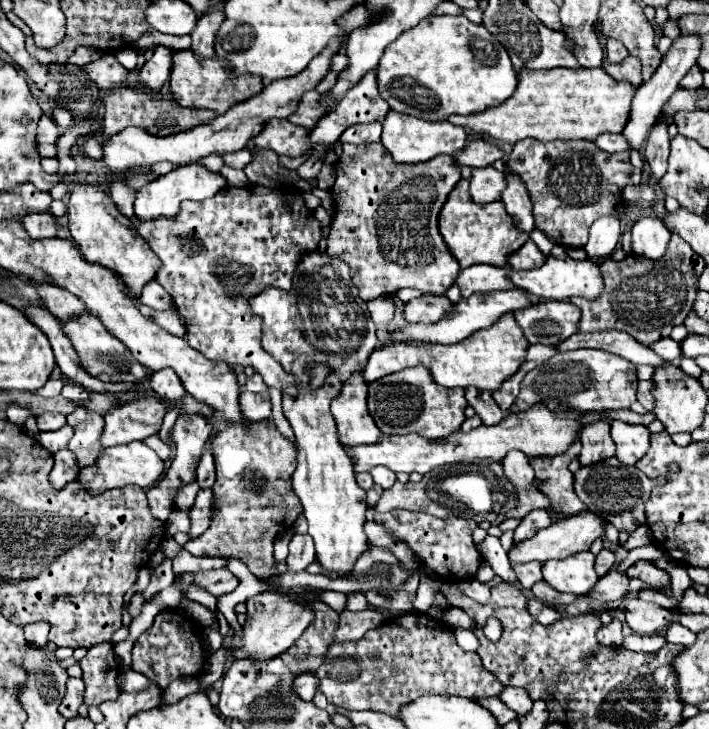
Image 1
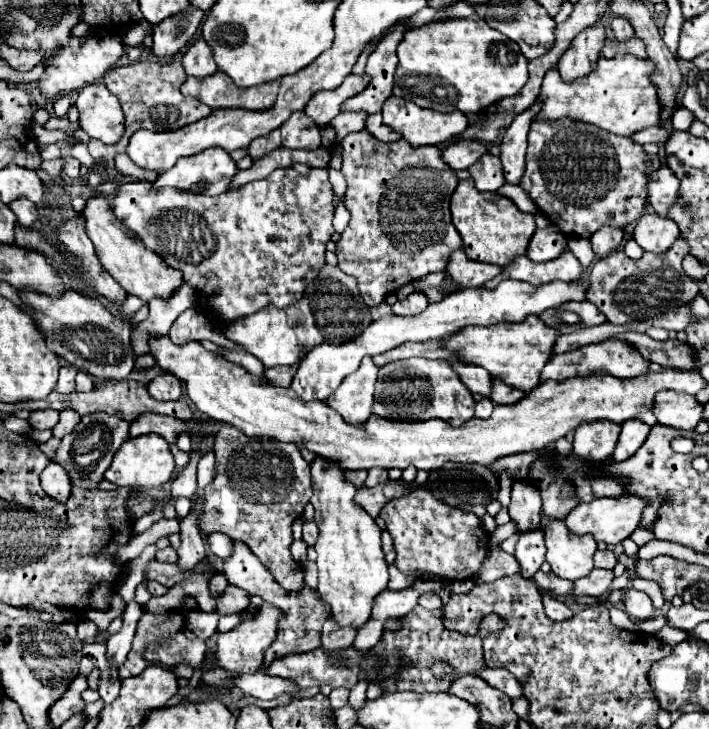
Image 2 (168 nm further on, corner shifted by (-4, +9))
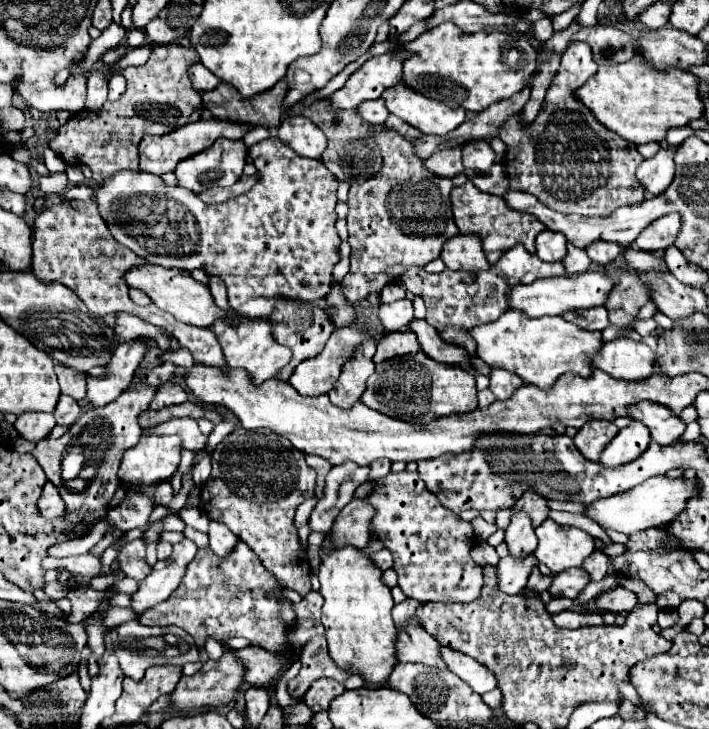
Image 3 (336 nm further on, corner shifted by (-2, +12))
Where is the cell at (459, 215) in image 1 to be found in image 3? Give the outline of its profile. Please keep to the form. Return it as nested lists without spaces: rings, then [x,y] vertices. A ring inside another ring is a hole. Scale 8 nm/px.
[[[470,180],[464,186],[452,188],[452,212],[454,212],[454,222],[456,222],[456,226],[458,226],[458,230],[462,234],[476,232],[476,234],[482,236],[484,254],[486,254],[486,260],[490,264],[496,264],[496,260],[506,250],[510,250],[514,244],[524,244],[526,250],[534,254],[536,252],[534,240],[536,240],[536,236],[540,232],[546,230],[546,226],[536,216],[510,210],[506,206],[504,198],[494,196],[494,194],[486,194],[486,192],[480,192],[478,188],[474,188],[474,184]]]

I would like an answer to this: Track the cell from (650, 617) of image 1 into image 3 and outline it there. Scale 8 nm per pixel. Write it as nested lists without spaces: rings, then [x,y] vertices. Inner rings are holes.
[[[616,586],[608,592],[602,592],[596,598],[596,608],[600,612],[614,612],[614,614],[622,614],[622,612],[630,612],[634,606],[638,604],[636,594],[632,594],[630,590]]]

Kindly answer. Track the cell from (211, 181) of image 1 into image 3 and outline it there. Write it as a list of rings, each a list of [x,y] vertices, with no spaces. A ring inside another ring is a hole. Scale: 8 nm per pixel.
[[[218,138],[206,152],[182,160],[176,166],[178,186],[198,194],[212,186],[232,186],[240,176],[248,158],[244,140]]]

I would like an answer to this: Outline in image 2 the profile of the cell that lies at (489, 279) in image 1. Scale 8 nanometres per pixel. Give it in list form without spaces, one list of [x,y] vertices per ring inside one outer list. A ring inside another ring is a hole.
[[[456,251],[448,261],[446,273],[450,273],[450,277],[460,283],[460,287],[482,287],[500,273],[500,267],[490,263],[476,263],[468,259],[464,251]]]

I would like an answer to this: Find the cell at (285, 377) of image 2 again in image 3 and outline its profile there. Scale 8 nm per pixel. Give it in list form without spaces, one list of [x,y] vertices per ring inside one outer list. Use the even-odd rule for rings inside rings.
[[[278,300],[278,308],[274,308],[274,312],[270,314],[270,322],[272,322],[272,330],[274,330],[274,340],[278,340],[278,344],[288,346],[292,350],[292,360],[282,368],[280,380],[288,380],[288,376],[292,374],[292,370],[302,360],[318,356],[322,352],[326,340],[330,338],[330,332],[334,332],[334,326],[328,320],[324,308],[320,304],[316,304],[316,302]]]

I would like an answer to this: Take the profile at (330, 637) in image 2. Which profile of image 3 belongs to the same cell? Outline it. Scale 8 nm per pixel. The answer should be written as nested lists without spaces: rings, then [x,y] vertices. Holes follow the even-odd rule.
[[[314,636],[314,640],[310,640],[310,644],[306,644],[306,648],[300,650],[300,662],[302,662],[300,674],[288,682],[288,692],[294,698],[302,698],[316,678],[326,676],[334,678],[336,682],[344,682],[350,676],[346,670],[340,670],[334,664],[334,660],[330,660],[324,636]]]

